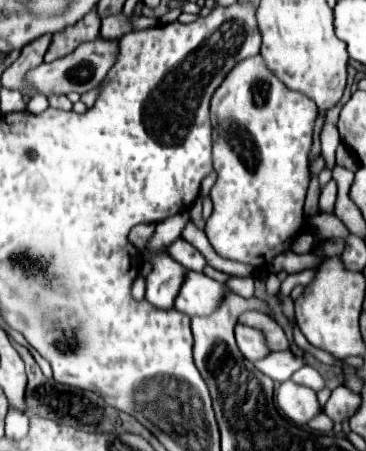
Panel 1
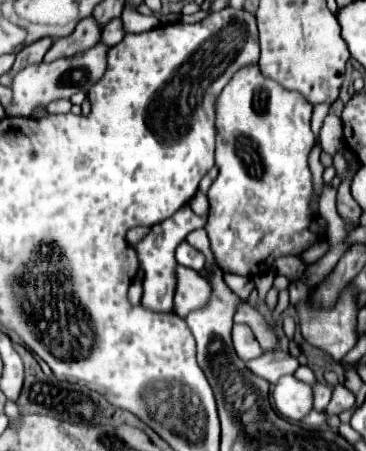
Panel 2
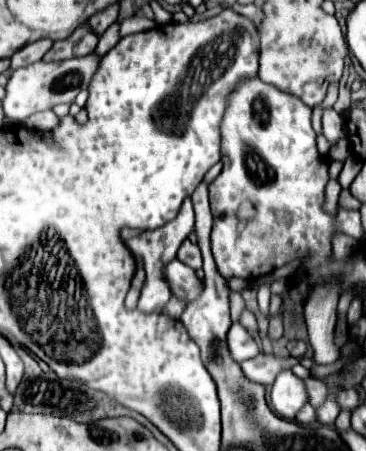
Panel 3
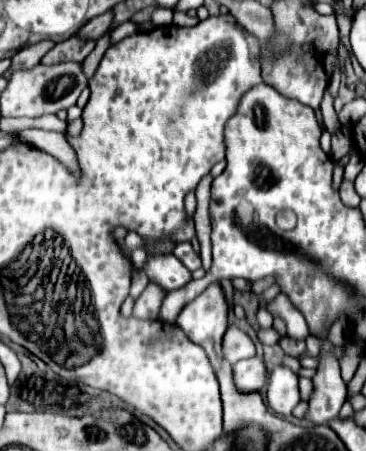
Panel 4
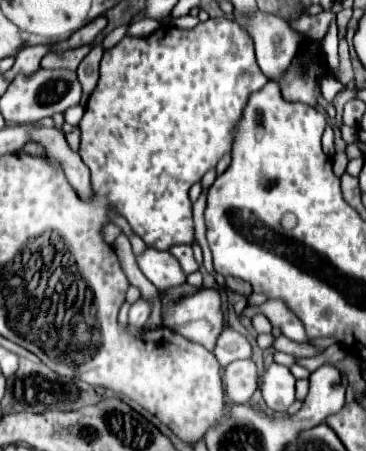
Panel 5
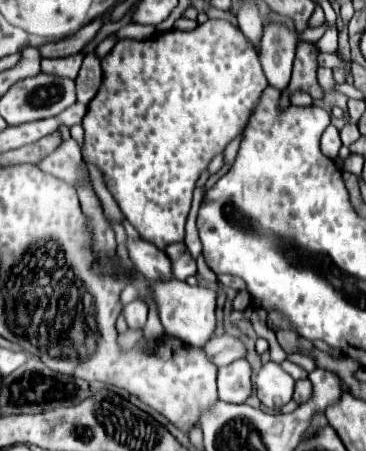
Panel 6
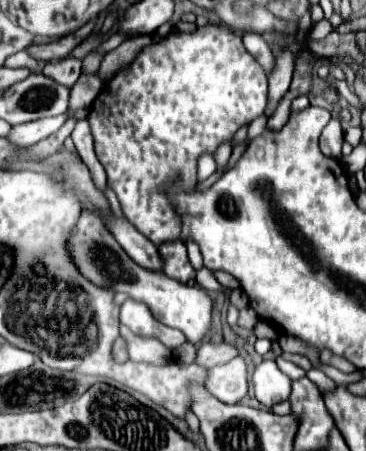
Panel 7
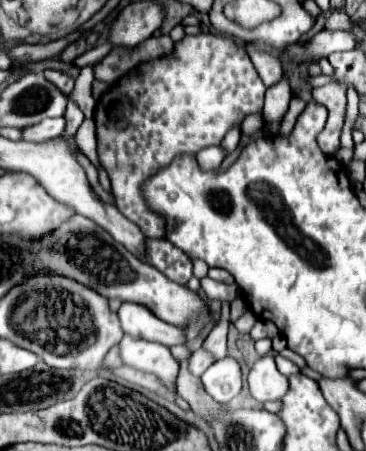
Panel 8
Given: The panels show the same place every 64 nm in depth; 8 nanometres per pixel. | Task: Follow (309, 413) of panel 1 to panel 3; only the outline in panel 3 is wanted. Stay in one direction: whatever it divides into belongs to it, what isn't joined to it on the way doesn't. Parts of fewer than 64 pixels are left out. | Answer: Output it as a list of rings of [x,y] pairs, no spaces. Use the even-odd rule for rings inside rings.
[[[282,370],[274,384],[272,384],[272,392],[270,392],[270,402],[272,408],[278,416],[294,420],[296,412],[304,406],[306,402],[306,394],[304,394],[304,382],[294,376],[290,370]]]

